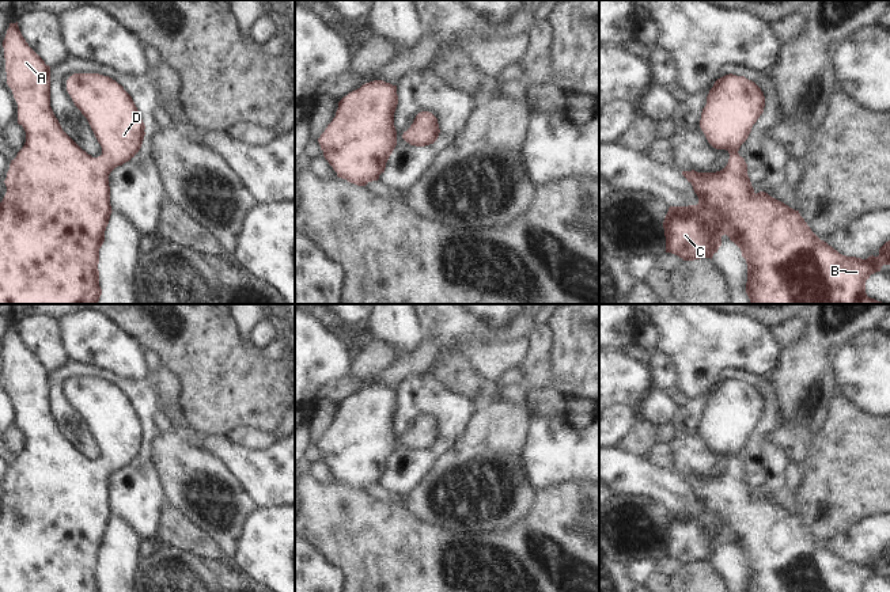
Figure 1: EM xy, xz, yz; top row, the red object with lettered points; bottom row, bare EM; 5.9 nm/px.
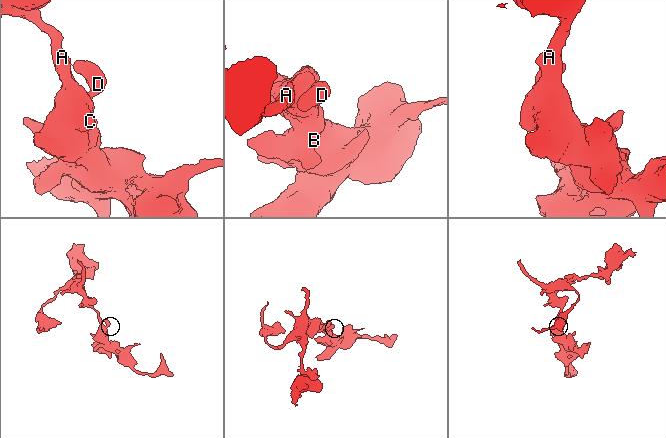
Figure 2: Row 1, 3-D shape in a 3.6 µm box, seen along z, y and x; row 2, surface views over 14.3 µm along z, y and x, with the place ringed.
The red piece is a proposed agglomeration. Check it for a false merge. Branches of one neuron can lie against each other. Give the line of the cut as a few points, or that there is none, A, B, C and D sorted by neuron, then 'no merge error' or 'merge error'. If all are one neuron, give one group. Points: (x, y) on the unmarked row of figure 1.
no cut | A B C D | no merge error

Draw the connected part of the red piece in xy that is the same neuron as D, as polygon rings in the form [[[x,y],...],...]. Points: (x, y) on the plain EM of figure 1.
[[[18,326],[10,327],[3,352],[7,388],[18,407],[18,428],[26,436],[26,447],[11,464],[4,485],[7,497],[0,506],[0,592],[101,592],[99,553],[113,516],[109,479],[140,455],[145,429],[132,401],[115,384],[99,377],[73,377],[67,384],[67,395],[102,451],[102,459],[92,462],[63,434],[56,422],[50,411],[50,371],[29,350]]]

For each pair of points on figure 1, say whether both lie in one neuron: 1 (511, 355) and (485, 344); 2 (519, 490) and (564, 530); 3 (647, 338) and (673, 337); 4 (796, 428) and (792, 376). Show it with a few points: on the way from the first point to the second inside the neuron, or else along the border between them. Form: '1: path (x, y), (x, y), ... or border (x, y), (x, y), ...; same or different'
1: path (504, 355), (496, 355), (492, 350); same
2: border (540, 493), (536, 505), (512, 524); different
3: border (650, 321), (659, 333), (658, 346); different
4: path (796, 416), (796, 389); same

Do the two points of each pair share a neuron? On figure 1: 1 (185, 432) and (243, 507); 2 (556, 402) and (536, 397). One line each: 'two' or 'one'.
1: two
2: one

